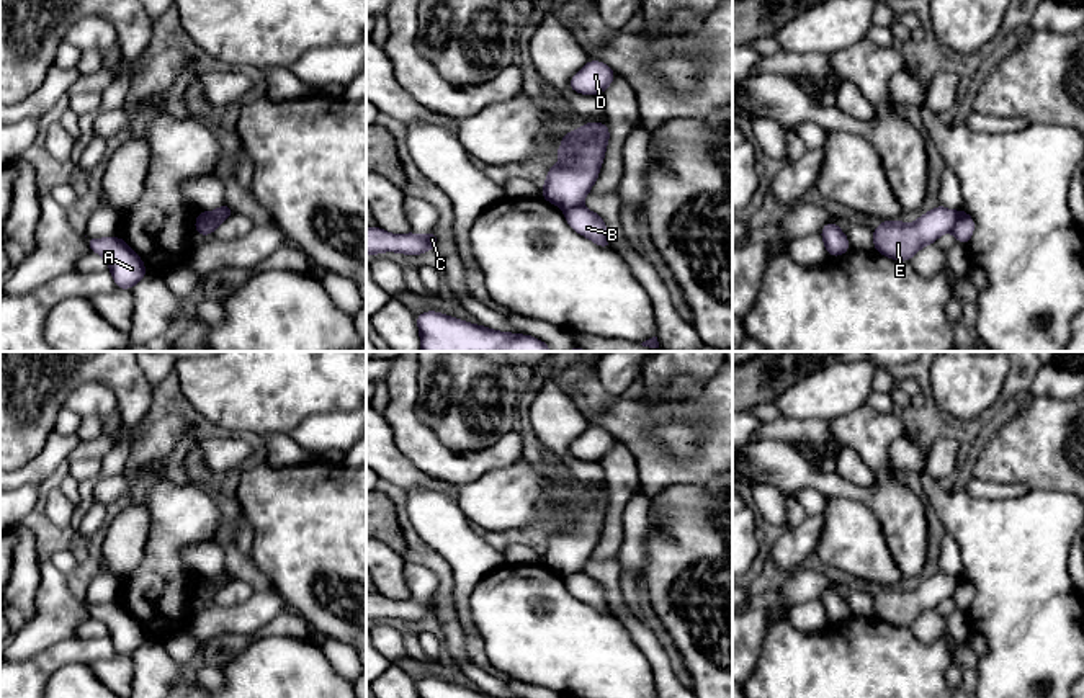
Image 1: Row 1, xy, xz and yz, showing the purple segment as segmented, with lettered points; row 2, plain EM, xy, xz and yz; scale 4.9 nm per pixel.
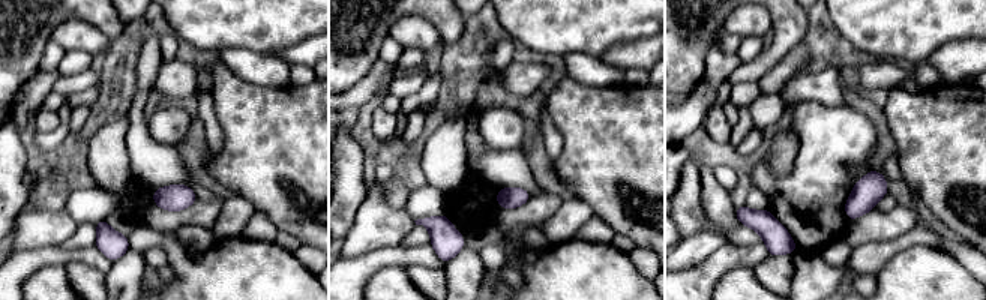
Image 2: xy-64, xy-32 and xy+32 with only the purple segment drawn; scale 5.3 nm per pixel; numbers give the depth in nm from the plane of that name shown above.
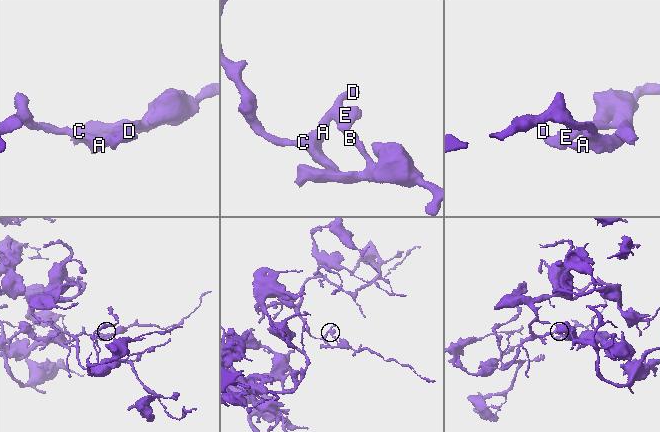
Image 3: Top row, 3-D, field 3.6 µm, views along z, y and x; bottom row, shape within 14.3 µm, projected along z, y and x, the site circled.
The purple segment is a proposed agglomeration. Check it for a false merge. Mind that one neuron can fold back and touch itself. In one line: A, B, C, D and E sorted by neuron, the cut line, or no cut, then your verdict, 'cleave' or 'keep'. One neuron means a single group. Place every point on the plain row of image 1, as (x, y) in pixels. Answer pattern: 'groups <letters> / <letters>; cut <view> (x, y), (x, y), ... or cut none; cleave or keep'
groups A C D E / B; cut xy (210, 579), (210, 584), (197, 597); cleave

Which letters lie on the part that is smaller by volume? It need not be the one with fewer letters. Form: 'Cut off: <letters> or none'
Cut off: B

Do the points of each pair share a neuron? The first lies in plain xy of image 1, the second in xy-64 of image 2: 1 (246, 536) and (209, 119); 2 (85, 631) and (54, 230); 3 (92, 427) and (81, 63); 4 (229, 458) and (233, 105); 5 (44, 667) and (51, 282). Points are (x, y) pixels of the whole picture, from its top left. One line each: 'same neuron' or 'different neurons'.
1: same neuron
2: different neurons
3: same neuron
4: different neurons
5: different neurons

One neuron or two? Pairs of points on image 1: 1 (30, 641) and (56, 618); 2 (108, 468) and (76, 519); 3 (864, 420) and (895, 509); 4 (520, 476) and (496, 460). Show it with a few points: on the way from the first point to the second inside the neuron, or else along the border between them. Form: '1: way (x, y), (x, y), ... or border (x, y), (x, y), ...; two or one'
1: way (36, 635), (49, 625); one
2: way (95, 481), (87, 489), (84, 505); one
3: border (886, 460), (875, 471); two
4: border (520, 460), (502, 468), (491, 468), (470, 481); two

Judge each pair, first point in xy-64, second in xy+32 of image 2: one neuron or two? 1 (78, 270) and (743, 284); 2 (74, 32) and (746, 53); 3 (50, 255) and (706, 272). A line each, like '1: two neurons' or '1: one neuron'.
1: two neurons
2: two neurons
3: one neuron

